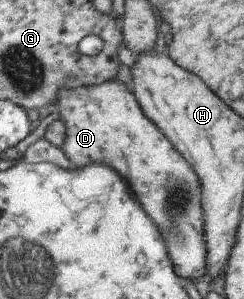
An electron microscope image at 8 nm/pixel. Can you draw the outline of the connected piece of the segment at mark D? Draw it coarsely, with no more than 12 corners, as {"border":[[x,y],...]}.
{"border":[[118,80],[60,89],[72,168],[128,183],[182,282],[204,276],[201,184]]}

